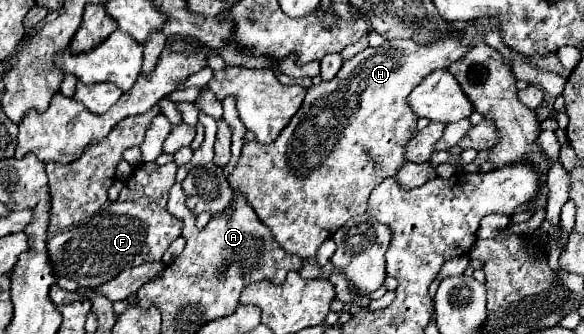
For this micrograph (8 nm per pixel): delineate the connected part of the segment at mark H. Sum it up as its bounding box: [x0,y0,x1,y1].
[227,29,483,279]

